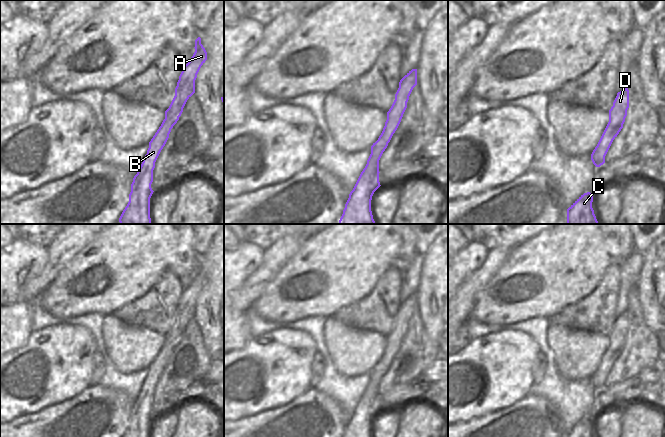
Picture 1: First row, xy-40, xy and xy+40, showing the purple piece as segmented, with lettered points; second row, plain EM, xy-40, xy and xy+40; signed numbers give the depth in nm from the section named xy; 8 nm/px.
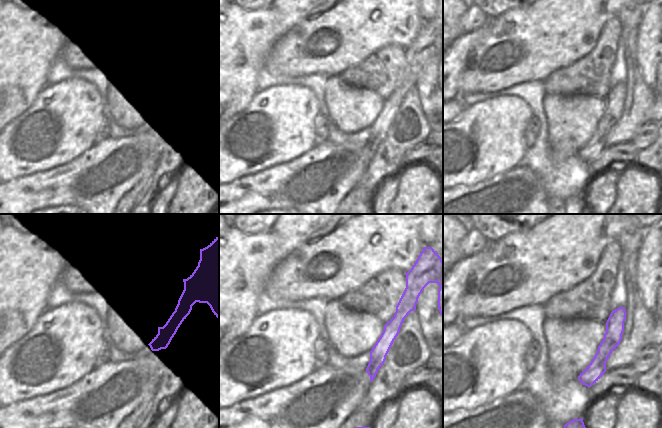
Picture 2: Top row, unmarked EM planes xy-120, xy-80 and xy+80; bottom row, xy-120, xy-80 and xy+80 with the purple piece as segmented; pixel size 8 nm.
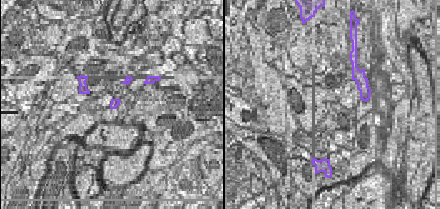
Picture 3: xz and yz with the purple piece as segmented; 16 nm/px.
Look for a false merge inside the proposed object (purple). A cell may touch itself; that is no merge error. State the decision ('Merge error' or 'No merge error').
Merge error.

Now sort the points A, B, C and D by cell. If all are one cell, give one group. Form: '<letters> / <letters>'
A D / B C

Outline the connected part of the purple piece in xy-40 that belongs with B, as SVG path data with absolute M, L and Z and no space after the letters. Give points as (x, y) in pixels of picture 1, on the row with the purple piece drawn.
M174 116L164 119L149 142L147 154L133 178L129 202L119 218L120 224L151 224L150 198L154 192L151 184L155 162L169 138L171 129L178 120L179 117Z

